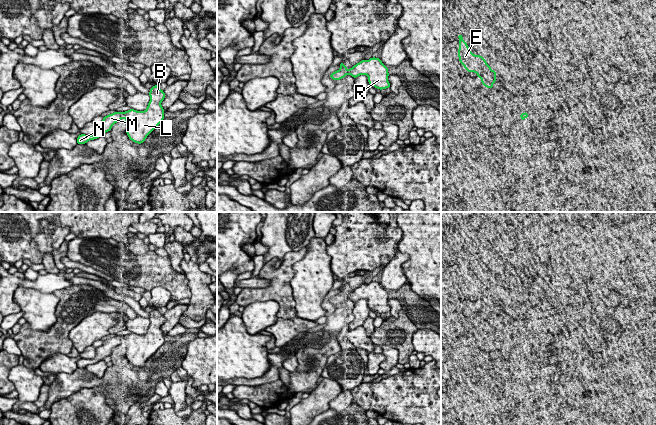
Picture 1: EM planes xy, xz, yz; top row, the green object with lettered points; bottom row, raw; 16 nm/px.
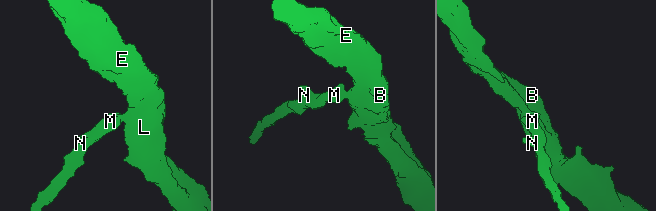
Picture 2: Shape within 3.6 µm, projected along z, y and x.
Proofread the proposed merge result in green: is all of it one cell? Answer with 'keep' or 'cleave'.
keep

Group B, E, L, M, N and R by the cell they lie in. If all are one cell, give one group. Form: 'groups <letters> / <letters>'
groups B E L M N R

